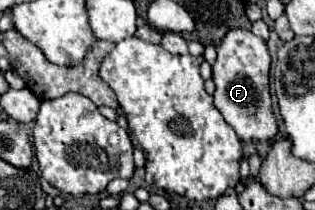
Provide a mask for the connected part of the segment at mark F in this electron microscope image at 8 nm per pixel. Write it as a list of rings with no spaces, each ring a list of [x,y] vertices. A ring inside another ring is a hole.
[[[247,29],[229,31],[217,47],[217,61],[213,65],[217,89],[213,93],[213,103],[221,111],[223,119],[235,129],[239,139],[247,143],[271,143],[277,133],[269,95],[269,63],[271,57],[267,43]]]

